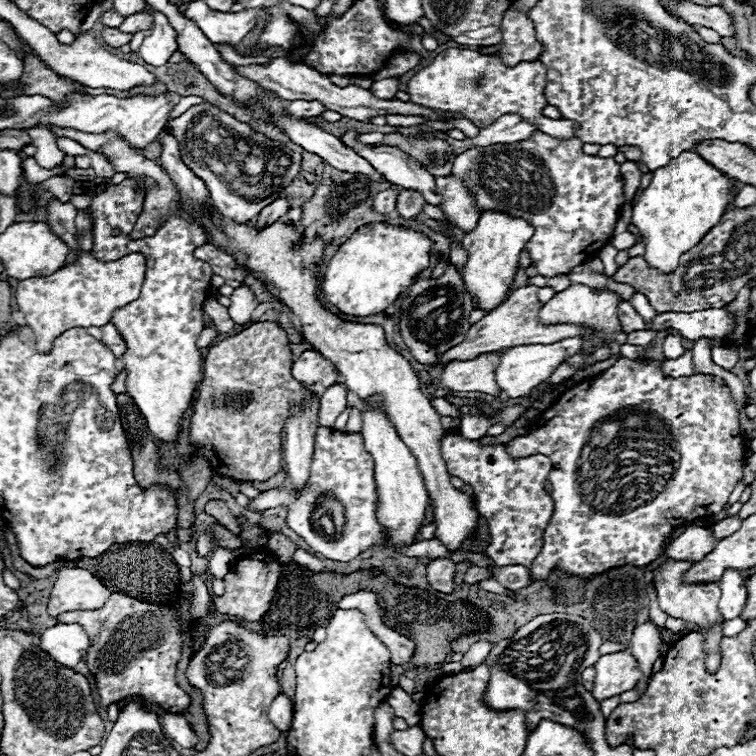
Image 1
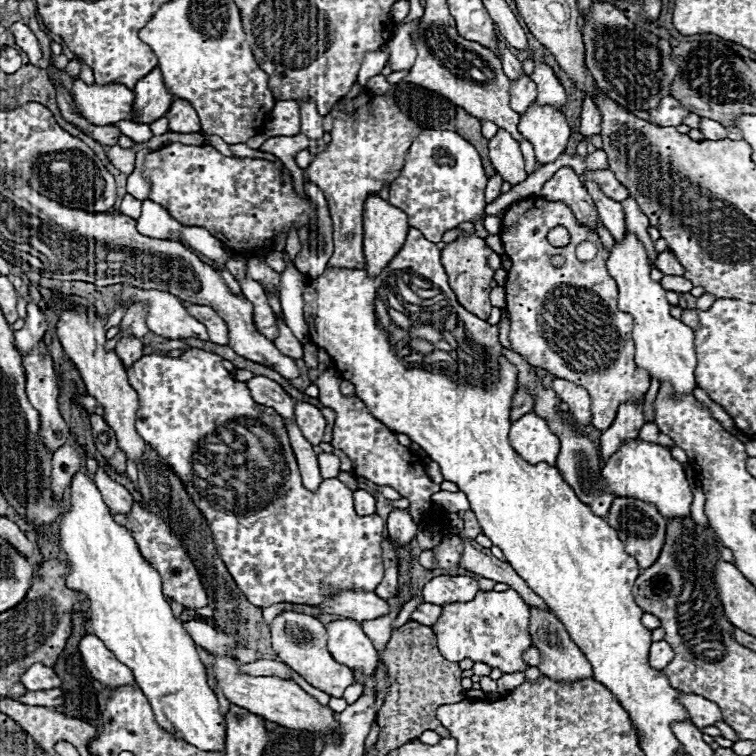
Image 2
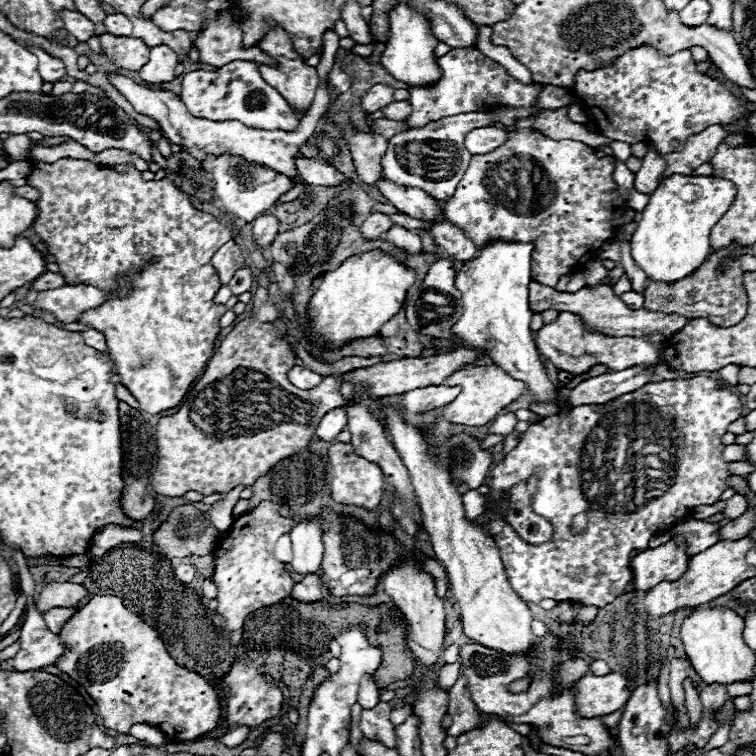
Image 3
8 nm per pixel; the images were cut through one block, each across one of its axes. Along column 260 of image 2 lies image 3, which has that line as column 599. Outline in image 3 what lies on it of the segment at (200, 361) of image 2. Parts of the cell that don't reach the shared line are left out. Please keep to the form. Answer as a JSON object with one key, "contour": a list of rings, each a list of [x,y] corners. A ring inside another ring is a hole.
{"contour":[[[694,376],[688,380],[650,382],[608,404],[576,406],[570,416],[548,416],[542,422],[528,426],[528,430],[522,432],[518,446],[490,472],[488,486],[494,492],[492,510],[486,510],[486,520],[482,524],[500,550],[514,592],[524,602],[532,604],[552,598],[558,602],[570,600],[602,608],[616,600],[632,580],[632,556],[648,550],[648,542],[656,532],[672,528],[678,518],[690,516],[696,506],[710,506],[720,500],[720,494],[728,488],[726,478],[730,476],[728,462],[722,458],[722,436],[728,432],[728,424],[740,416],[742,402],[728,386],[708,376]],[[534,472],[540,472],[534,492],[534,512],[544,516],[554,528],[550,544],[544,542],[538,546],[524,544],[500,512],[500,504],[510,494],[510,488],[524,482],[524,478],[530,478]]]}

